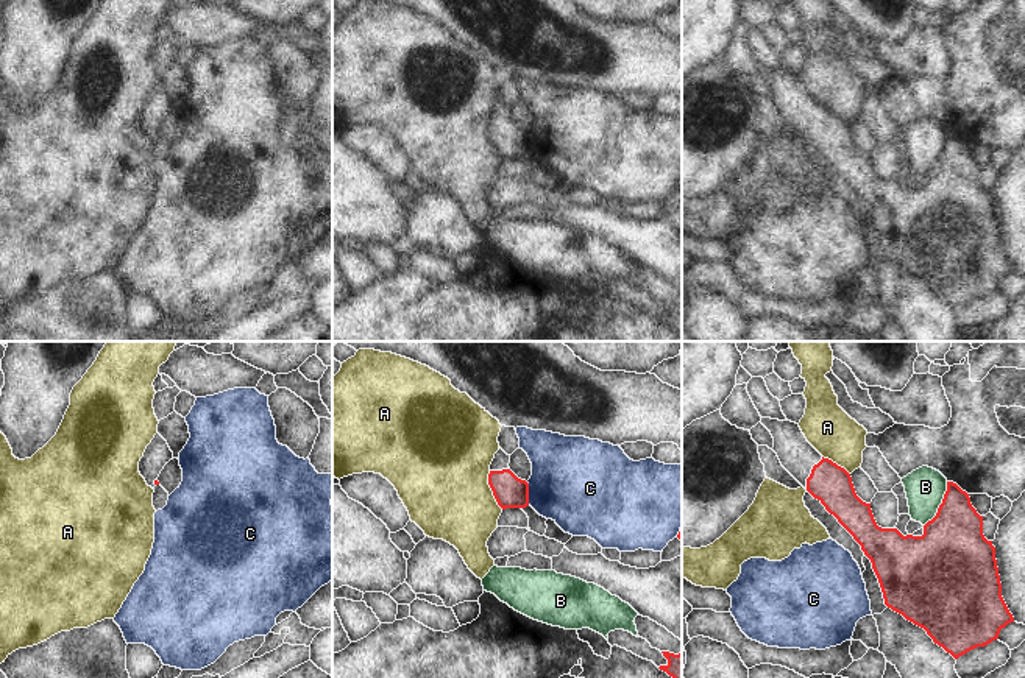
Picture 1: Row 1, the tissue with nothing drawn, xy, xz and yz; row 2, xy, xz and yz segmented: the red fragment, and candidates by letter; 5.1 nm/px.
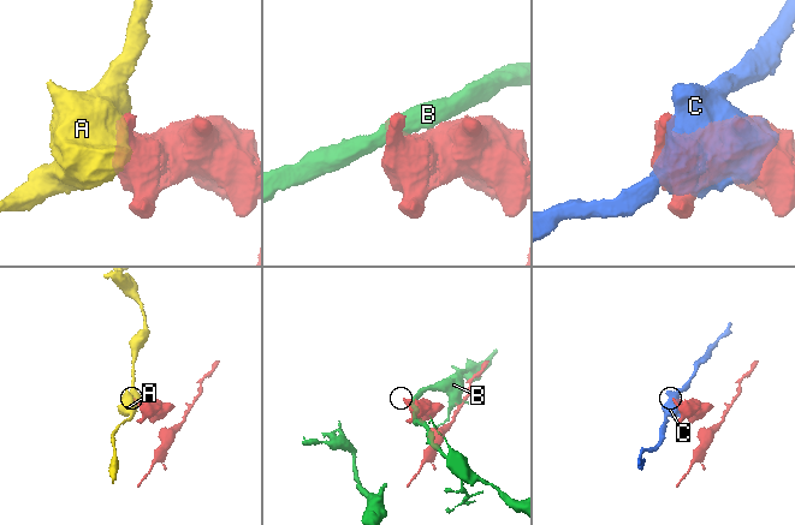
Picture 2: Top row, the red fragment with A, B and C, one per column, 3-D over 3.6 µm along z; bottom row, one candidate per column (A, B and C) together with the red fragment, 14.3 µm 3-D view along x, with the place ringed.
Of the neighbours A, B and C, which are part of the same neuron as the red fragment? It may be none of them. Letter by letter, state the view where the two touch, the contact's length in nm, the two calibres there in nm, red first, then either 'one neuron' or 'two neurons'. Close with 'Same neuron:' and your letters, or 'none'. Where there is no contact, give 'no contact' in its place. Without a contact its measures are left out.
A: contact in xz; length 220 nm; calibres 160 and 460 nm; two neurons
B: contact in yz; length 260 nm; calibres 360 and 200 nm; two neurons
C: contact in xz; length 120 nm; calibres 160 and 460 nm; two neurons
Same neuron: none

